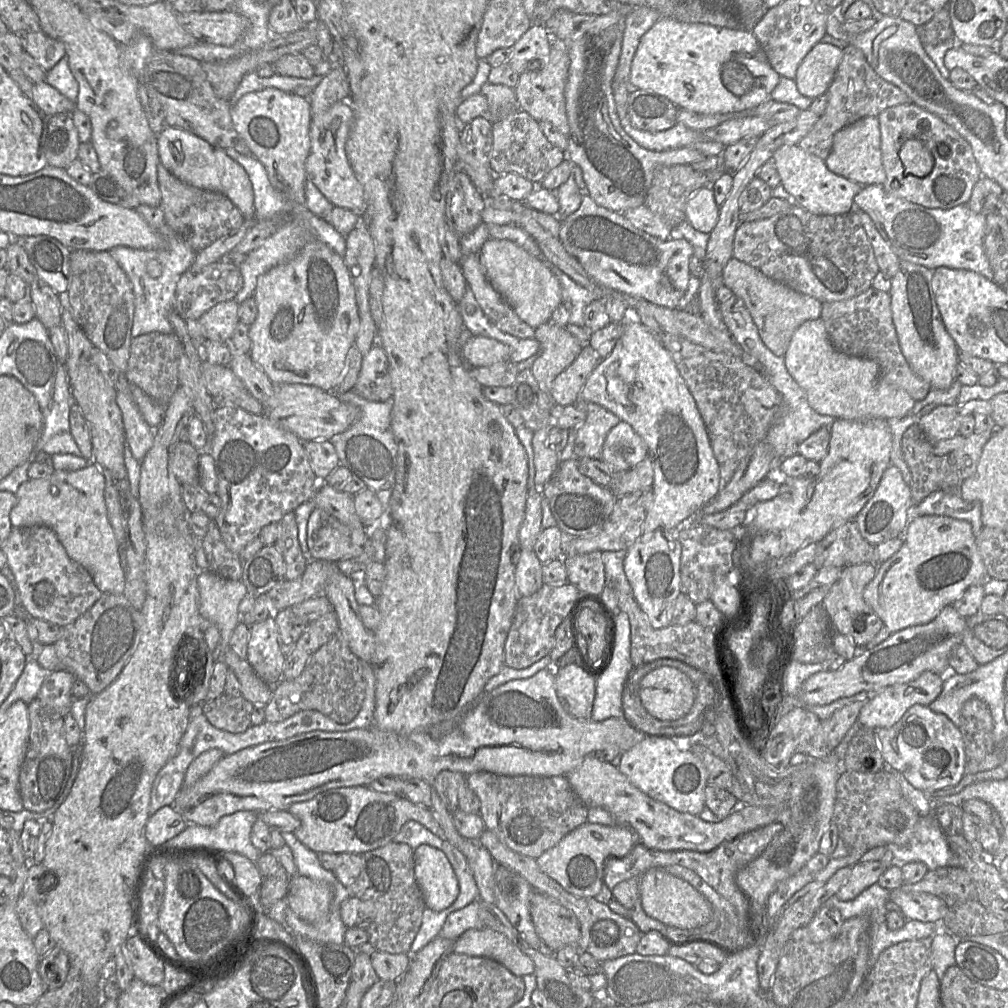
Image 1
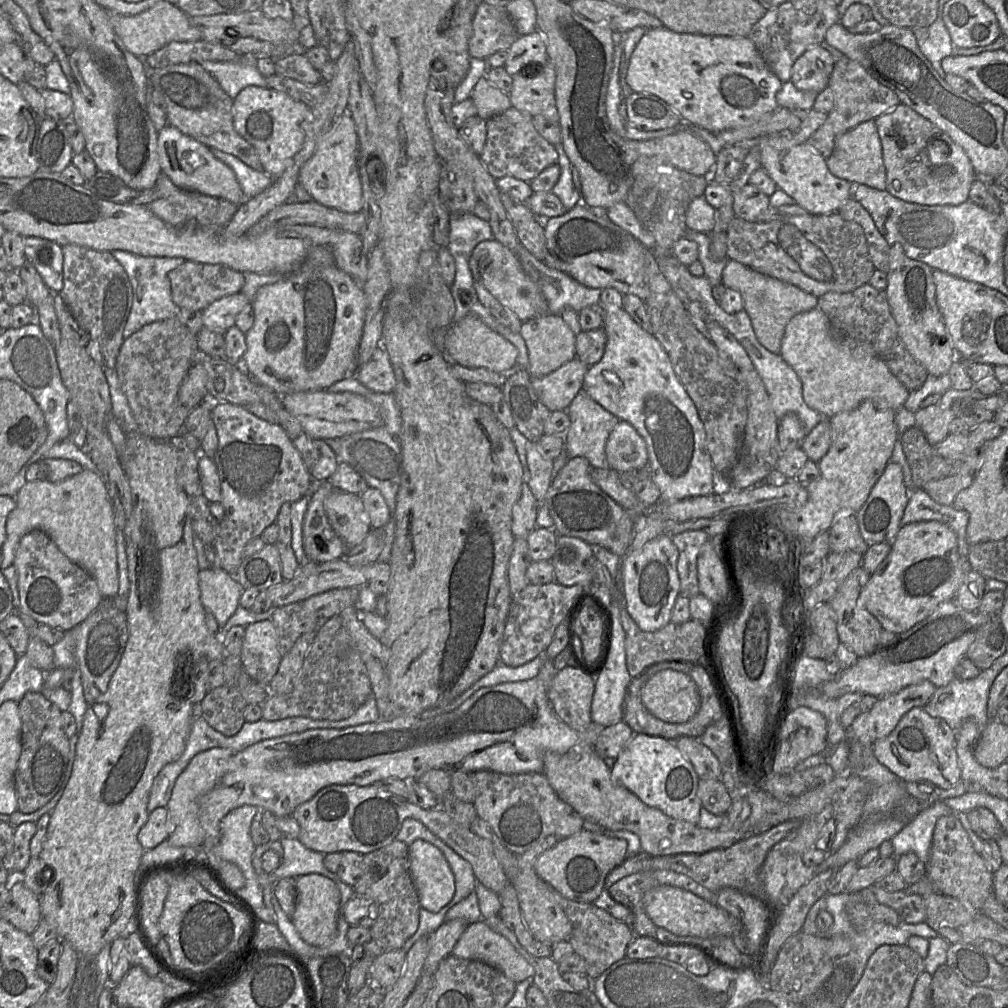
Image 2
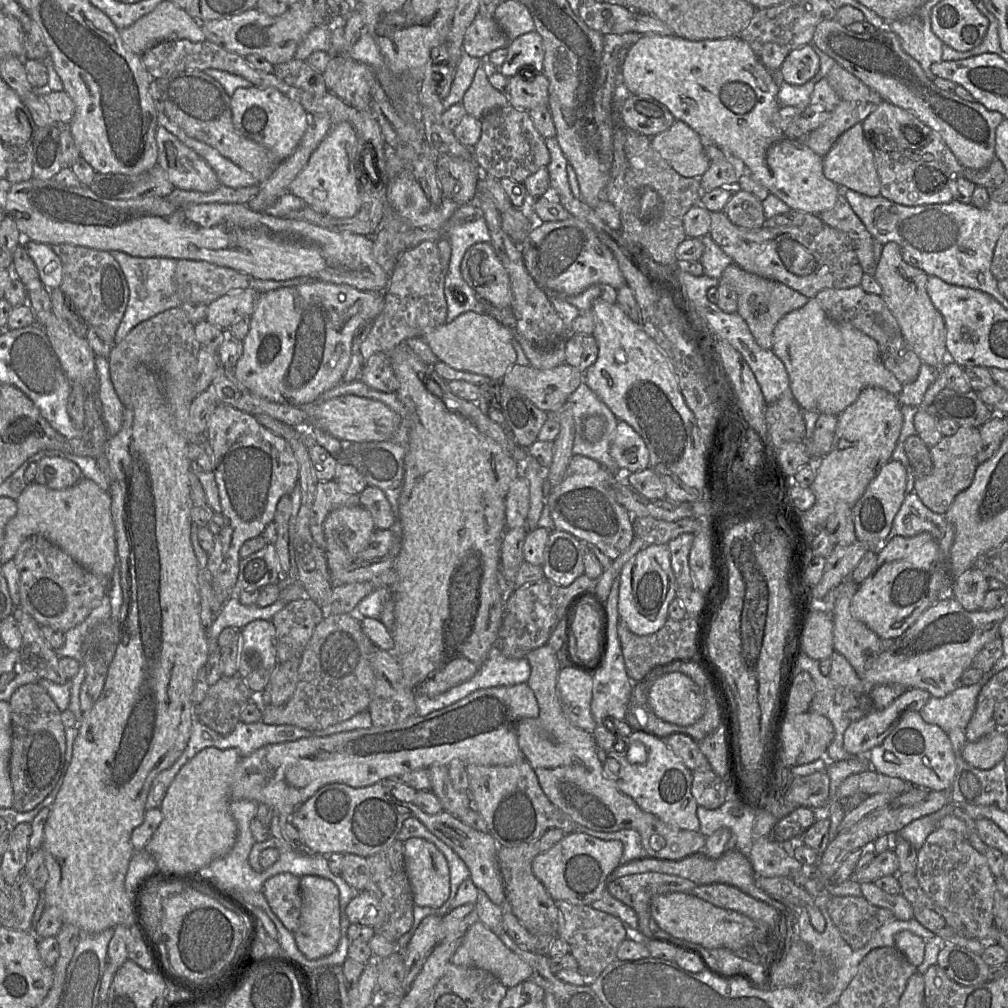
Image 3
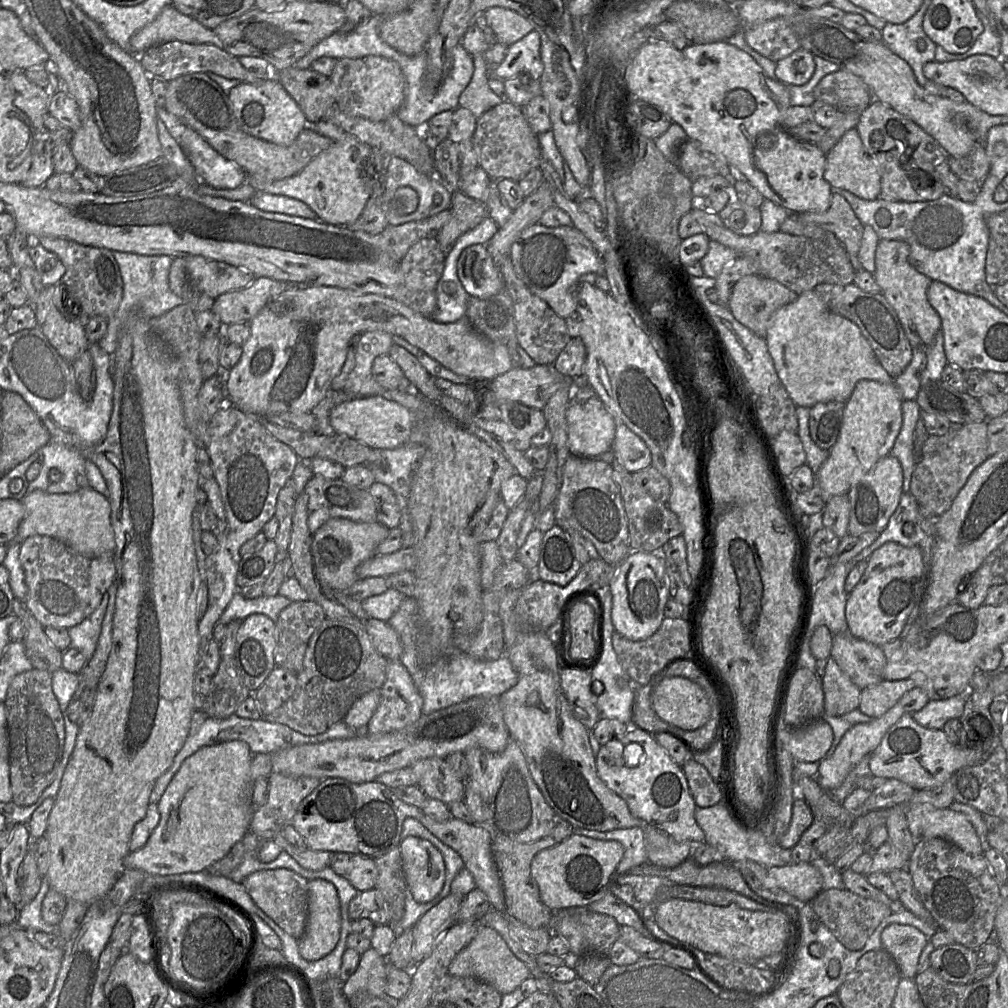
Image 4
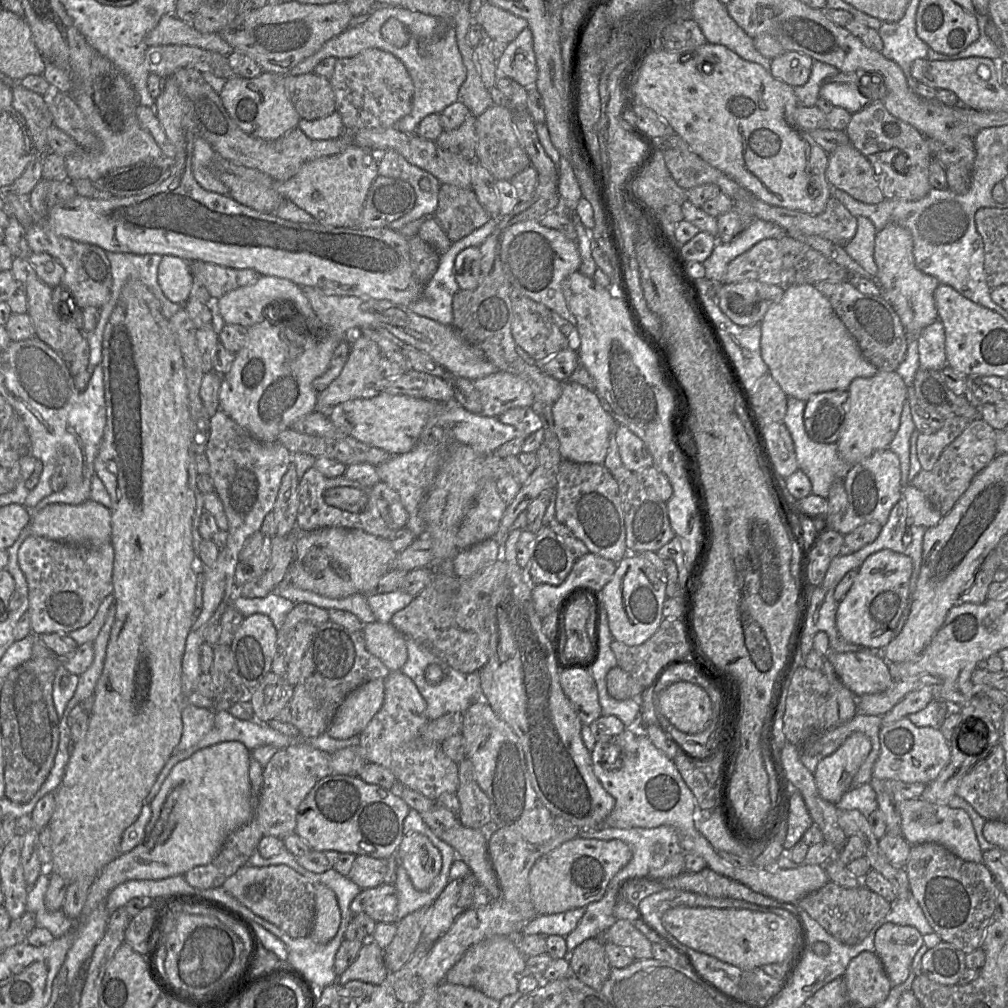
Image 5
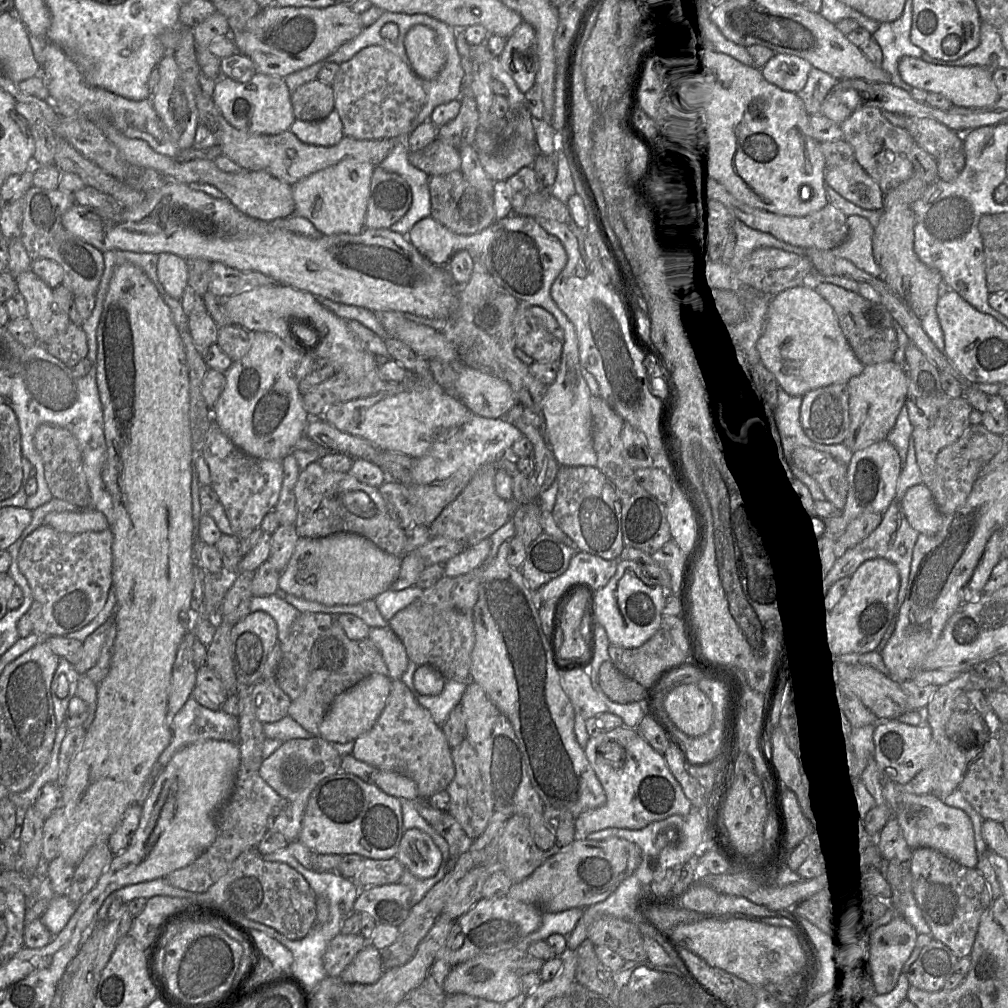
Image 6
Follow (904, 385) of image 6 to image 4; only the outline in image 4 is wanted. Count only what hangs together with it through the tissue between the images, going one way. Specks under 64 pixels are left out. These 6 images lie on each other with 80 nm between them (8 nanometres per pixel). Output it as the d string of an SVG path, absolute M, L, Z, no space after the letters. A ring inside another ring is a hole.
M860 380L845 403L842 425L835 445L816 473L816 487L824 502L833 496L848 494L850 487L858 482L882 457L890 454L902 427L903 398L895 382L883 383L876 380Z

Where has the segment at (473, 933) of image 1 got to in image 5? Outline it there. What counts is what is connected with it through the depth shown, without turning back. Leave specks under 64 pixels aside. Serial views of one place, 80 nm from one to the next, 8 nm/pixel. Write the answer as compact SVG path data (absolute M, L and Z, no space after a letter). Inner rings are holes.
M492 936L470 947L447 972L444 981L473 987L500 1001L518 991L520 979L526 974L525 956L508 936Z

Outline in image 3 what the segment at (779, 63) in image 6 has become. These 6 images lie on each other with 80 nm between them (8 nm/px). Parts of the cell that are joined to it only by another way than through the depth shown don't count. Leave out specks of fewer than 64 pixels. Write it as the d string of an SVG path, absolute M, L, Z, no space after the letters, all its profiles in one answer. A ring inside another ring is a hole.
M804 45L791 51L778 71L780 81L791 85L803 85L810 81L819 71L820 59L816 47Z

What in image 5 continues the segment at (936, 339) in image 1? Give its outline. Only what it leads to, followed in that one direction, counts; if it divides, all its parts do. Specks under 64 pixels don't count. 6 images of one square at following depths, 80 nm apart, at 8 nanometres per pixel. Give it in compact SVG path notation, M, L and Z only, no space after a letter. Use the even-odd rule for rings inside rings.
M888 224L876 233L874 260L878 267L876 281L881 288L882 296L894 308L906 333L918 339L925 327L939 319L934 291L940 282L916 267L912 236L907 229L897 224Z

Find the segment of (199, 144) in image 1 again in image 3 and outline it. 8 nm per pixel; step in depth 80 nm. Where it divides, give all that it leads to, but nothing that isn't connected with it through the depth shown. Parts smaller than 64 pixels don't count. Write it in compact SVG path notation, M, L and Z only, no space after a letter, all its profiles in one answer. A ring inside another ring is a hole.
M158 125L156 133L158 164L167 172L176 189L211 192L221 186L212 167L194 150L184 145L175 135Z

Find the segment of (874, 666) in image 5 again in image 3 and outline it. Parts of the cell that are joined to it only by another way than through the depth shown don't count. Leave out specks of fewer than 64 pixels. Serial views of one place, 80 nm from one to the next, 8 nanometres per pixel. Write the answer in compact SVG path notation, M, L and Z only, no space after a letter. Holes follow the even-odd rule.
M851 575L838 585L838 596L831 616L834 651L842 654L857 675L863 678L881 650L879 636L850 612L851 601L859 585L851 579Z

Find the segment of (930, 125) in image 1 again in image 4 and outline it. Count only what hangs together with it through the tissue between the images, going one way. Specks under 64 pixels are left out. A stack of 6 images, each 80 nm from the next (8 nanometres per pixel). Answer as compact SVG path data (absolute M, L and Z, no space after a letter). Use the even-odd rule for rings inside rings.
M880 100L861 112L856 126L863 147L878 170L881 196L900 202L926 202L942 197L942 178L948 172L950 155L923 128Z

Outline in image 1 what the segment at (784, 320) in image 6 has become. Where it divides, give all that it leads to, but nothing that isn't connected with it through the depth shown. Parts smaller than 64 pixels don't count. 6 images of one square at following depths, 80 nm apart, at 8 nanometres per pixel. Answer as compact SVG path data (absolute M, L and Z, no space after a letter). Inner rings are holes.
M822 318L800 325L783 357L789 373L804 389L810 407L819 414L847 420L889 420L906 416L915 403L905 390L880 379L880 369L874 360L836 350L829 340Z

